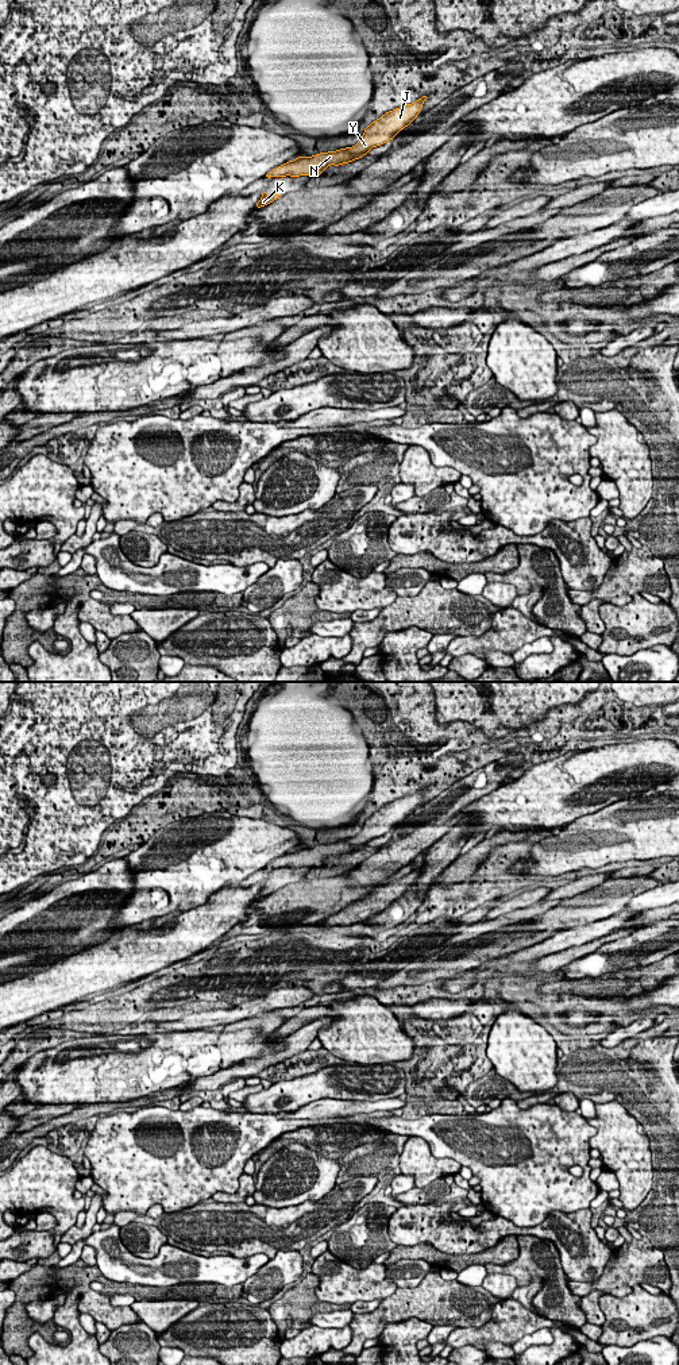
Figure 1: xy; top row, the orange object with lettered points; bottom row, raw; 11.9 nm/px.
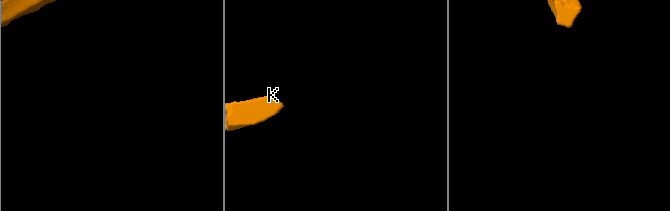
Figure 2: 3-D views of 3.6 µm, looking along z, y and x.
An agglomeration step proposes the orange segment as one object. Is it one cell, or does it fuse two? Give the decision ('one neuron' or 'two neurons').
one neuron

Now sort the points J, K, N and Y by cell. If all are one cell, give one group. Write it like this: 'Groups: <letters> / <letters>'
Groups: J K N Y

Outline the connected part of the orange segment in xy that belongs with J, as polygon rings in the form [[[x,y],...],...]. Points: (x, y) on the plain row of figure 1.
[[[423,787],[412,795],[383,805],[370,817],[363,818],[364,824],[360,832],[352,838],[320,844],[312,848],[297,848],[270,861],[266,868],[321,867],[329,856],[340,857],[360,851],[373,838],[391,832],[401,821],[408,818],[421,803],[427,790],[427,787]]]

